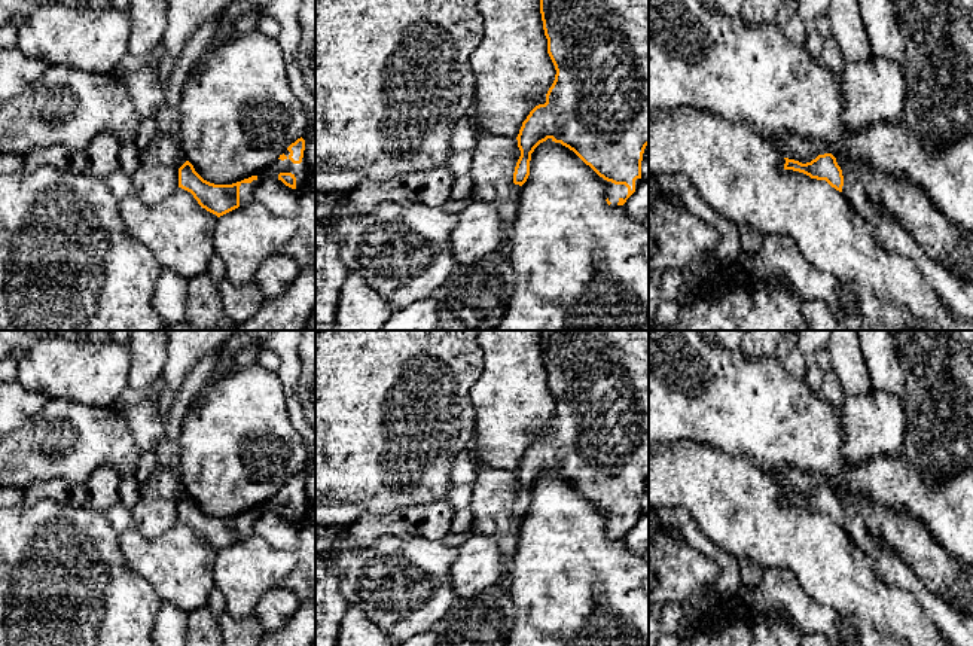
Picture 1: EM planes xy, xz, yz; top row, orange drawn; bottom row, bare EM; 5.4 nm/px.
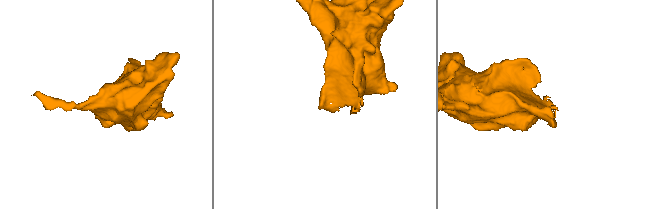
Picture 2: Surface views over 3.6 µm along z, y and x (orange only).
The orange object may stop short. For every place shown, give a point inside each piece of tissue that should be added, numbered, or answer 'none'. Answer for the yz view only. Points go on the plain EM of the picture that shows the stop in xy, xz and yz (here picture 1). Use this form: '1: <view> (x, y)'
1: yz (957, 627)

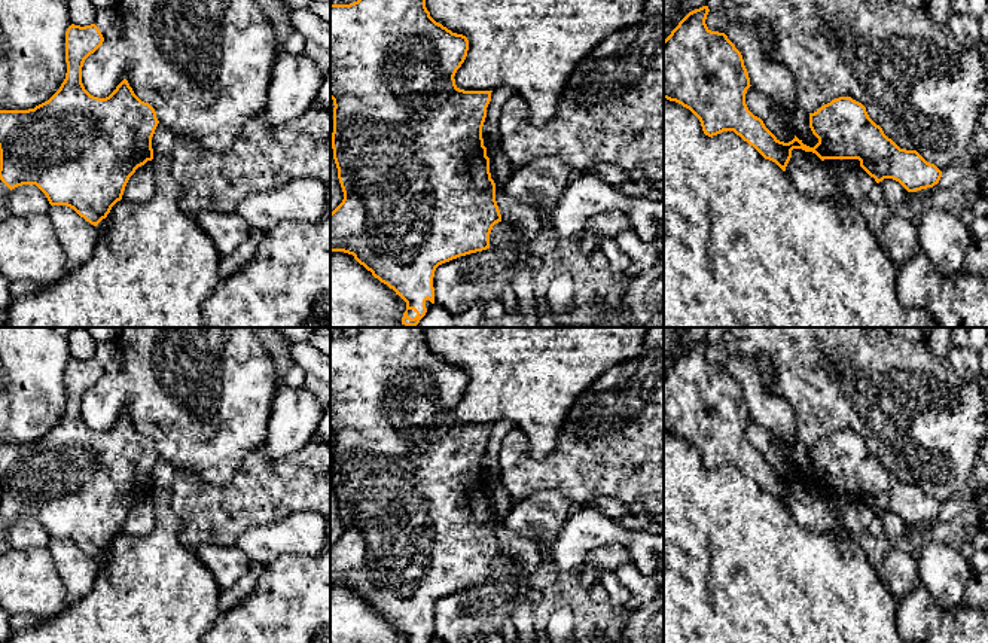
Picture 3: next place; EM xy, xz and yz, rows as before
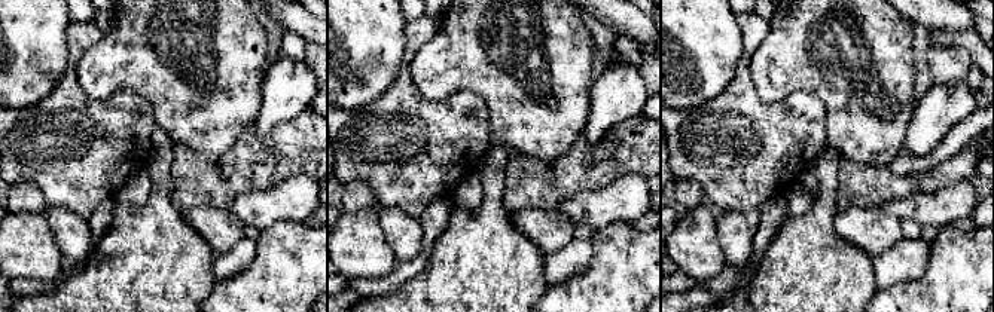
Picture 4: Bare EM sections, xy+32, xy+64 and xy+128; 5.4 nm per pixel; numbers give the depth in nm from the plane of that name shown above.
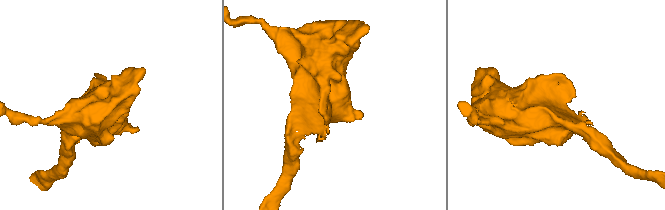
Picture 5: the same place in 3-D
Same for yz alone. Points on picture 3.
1: yz (853, 496)

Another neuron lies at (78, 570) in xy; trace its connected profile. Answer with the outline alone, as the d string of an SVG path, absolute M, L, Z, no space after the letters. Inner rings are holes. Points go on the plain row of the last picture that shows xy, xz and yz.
M51 539L46 548L67 589L68 601L88 595L100 570L97 561L67 539Z

